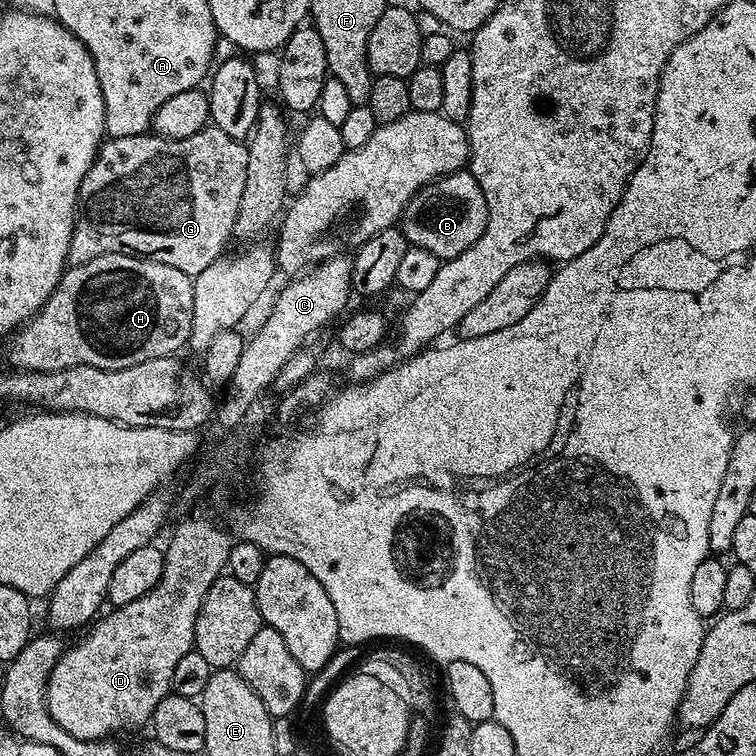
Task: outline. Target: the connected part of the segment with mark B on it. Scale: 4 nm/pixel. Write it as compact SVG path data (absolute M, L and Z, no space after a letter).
M461 170L451 172L448 176L439 176L424 188L420 188L404 207L404 215L398 221L398 227L413 248L430 250L442 262L462 254L462 250L470 250L478 238L482 238L482 230L486 230L486 198L482 194L482 186L471 172Z

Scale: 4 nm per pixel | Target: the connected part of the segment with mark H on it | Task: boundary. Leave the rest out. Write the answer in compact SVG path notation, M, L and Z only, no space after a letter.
M106 254L94 258L85 264L77 264L69 267L64 277L58 282L58 286L50 294L50 298L32 318L21 324L15 332L7 337L4 352L13 369L22 372L53 372L69 368L75 364L94 366L102 370L122 370L126 366L134 366L138 362L150 362L150 358L162 358L163 356L176 356L179 348L182 349L188 343L188 335L192 329L192 311L194 310L194 290L192 289L193 277L182 274L182 270L174 270L174 266L166 266L162 262L144 260L141 256L127 256L126 254Z

